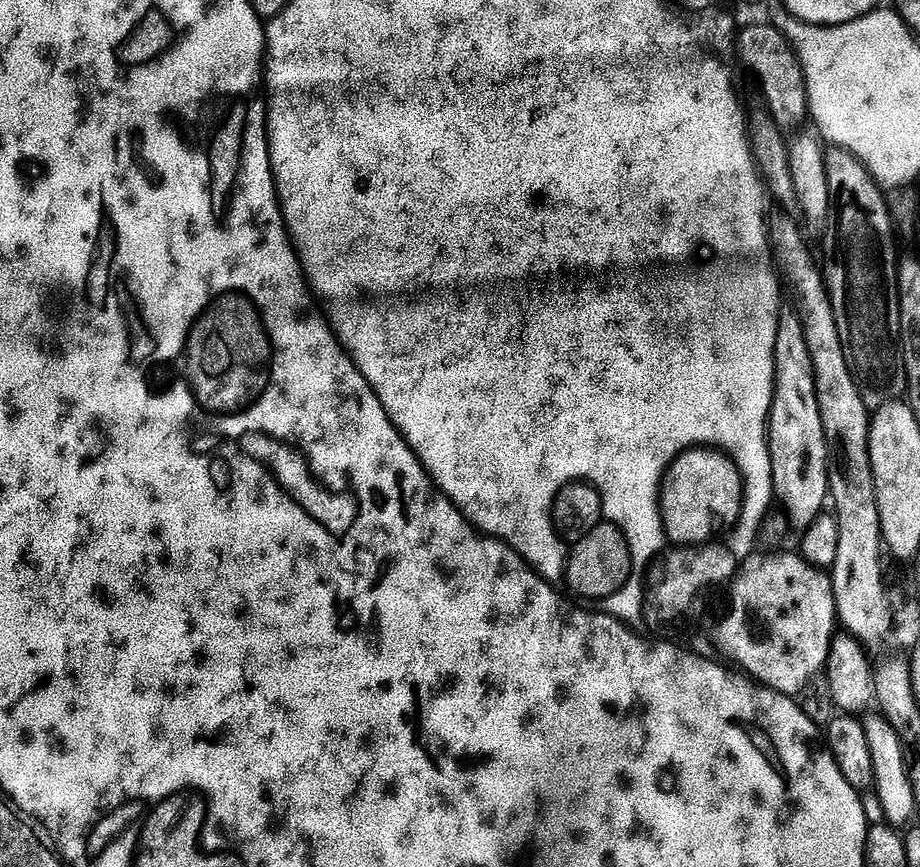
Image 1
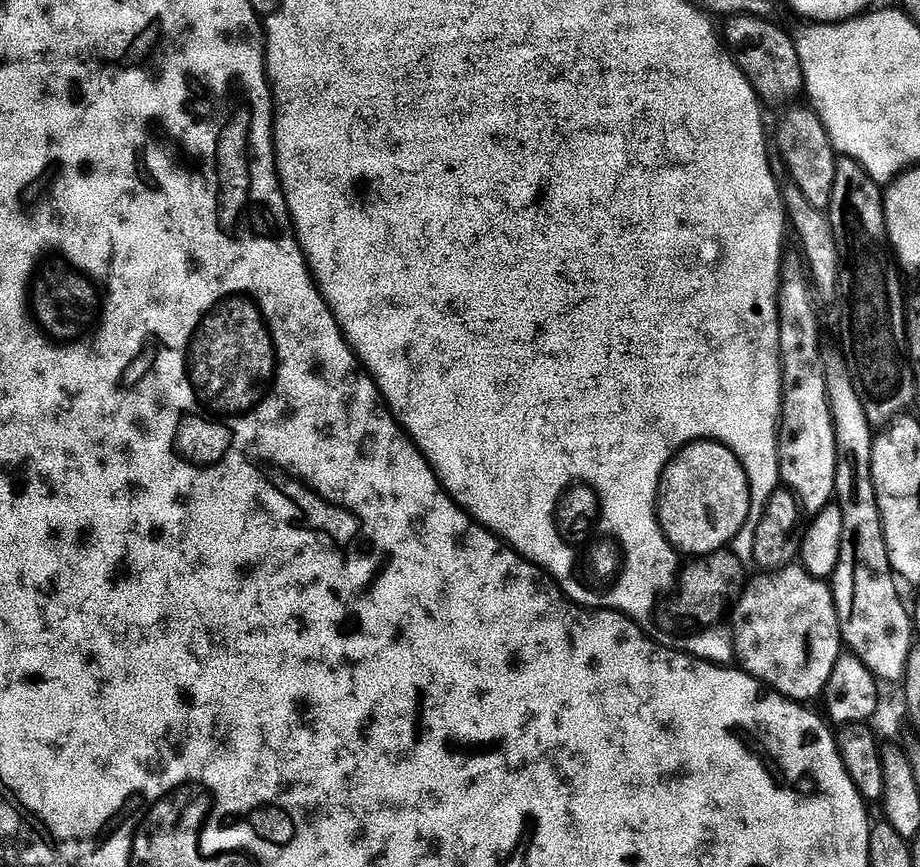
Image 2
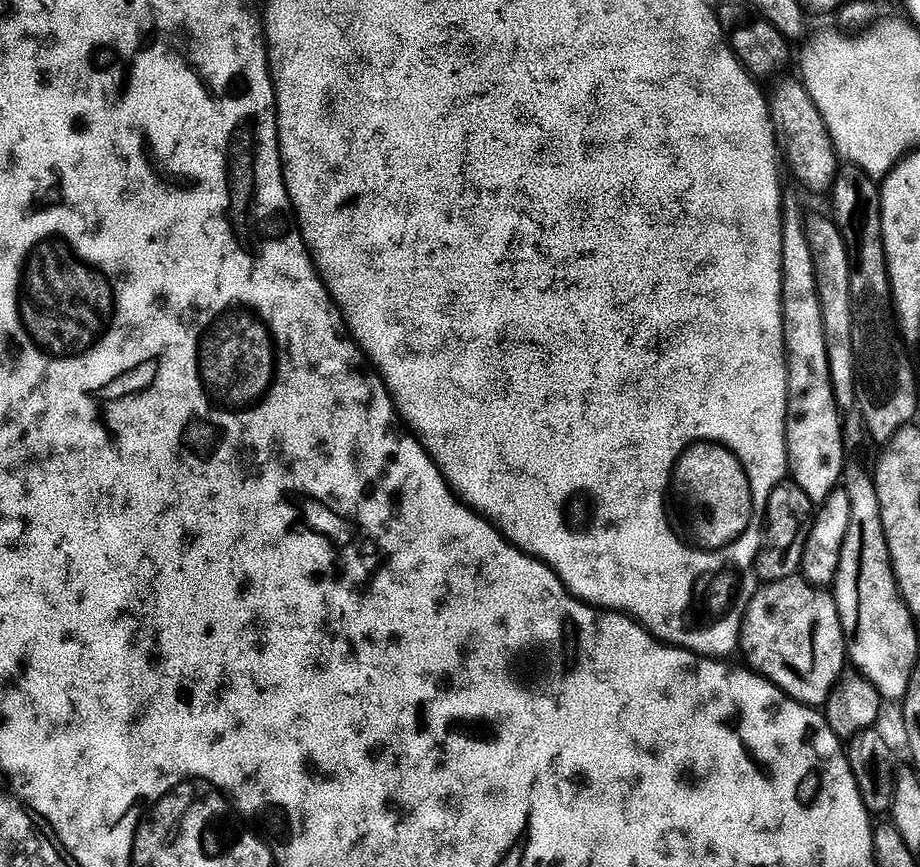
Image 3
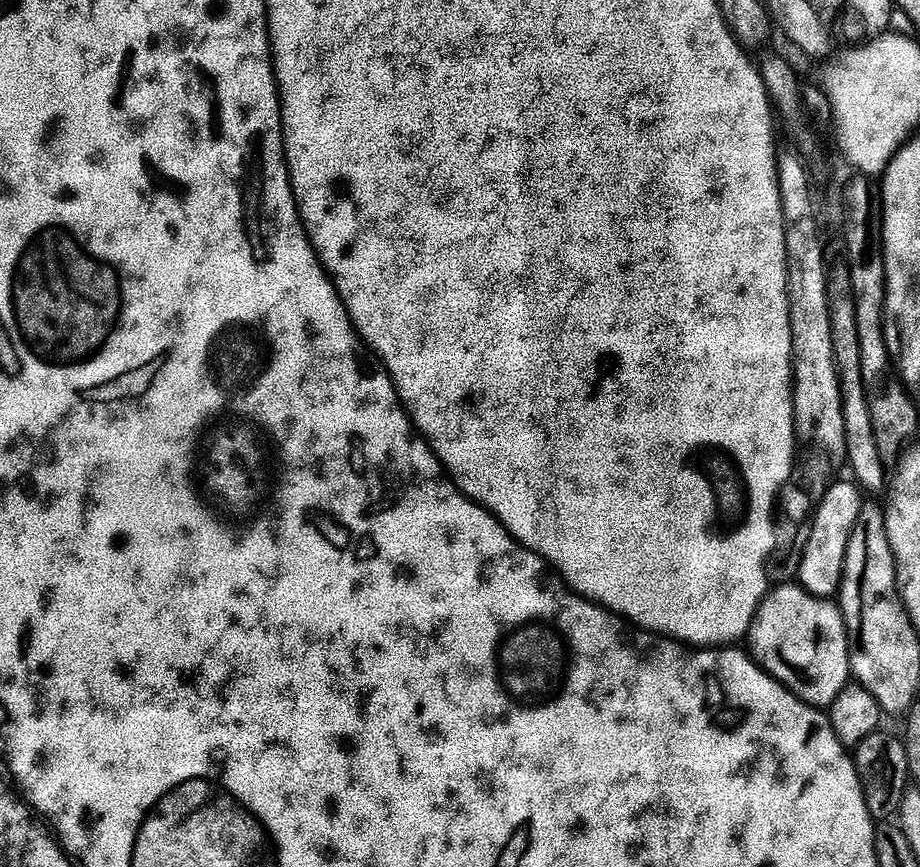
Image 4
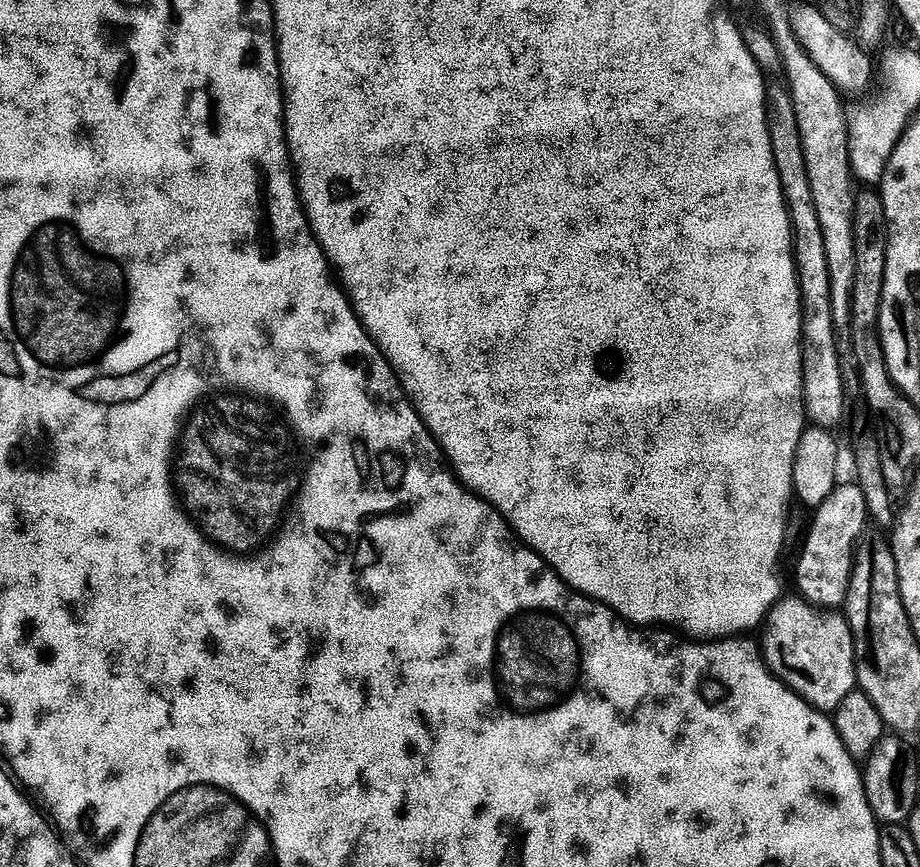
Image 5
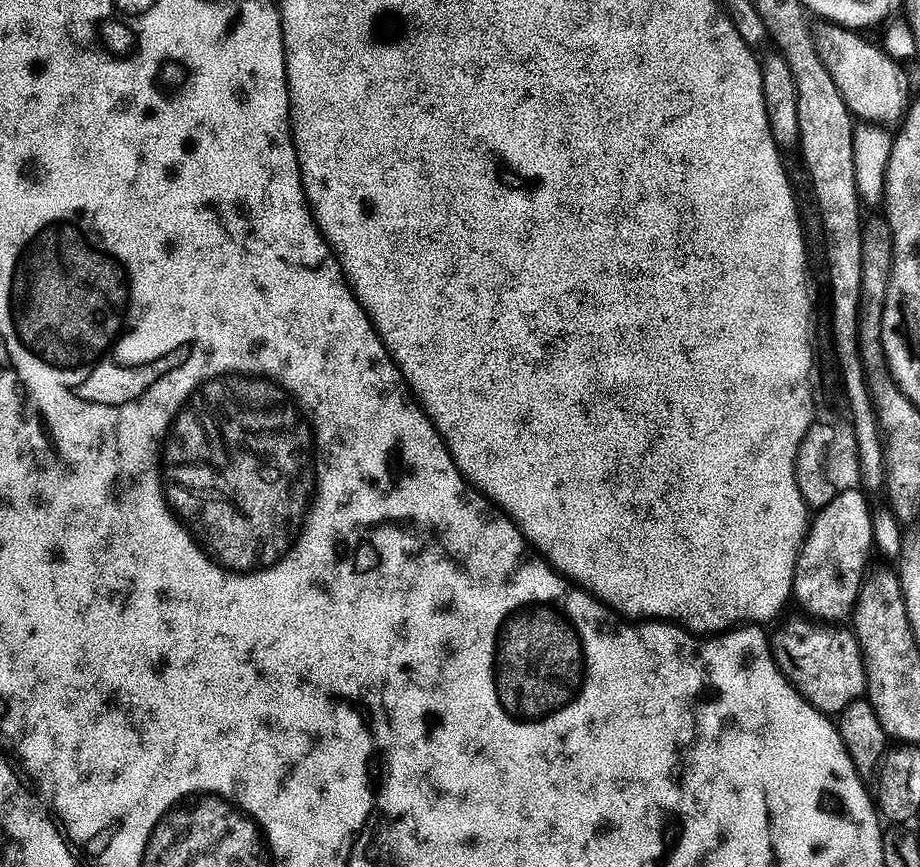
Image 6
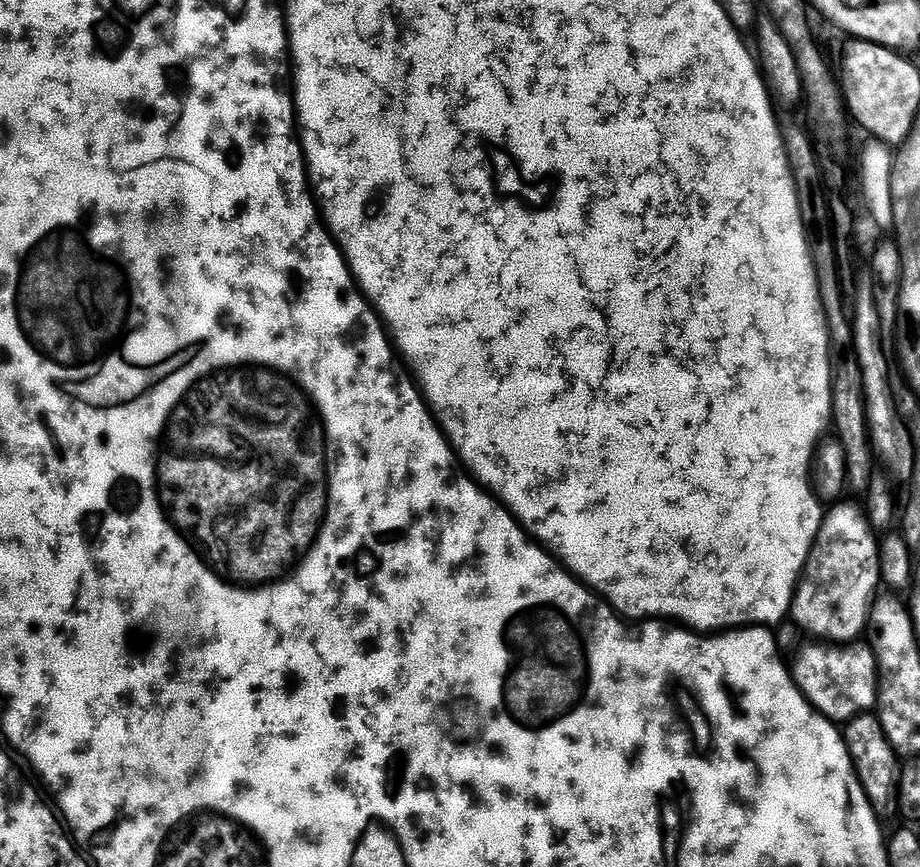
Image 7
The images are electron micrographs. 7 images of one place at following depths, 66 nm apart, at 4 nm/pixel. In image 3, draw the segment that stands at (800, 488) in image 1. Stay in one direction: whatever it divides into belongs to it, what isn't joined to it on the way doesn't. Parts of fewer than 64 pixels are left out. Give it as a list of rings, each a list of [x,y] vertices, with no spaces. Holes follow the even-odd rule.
[[[796,200],[783,201],[783,340],[788,366],[788,425],[786,426],[786,450],[790,479],[802,490],[813,505],[824,503],[831,492],[841,487],[846,463],[846,445],[842,408],[836,404],[834,387],[831,385],[830,362],[826,353],[825,324],[822,322],[821,300],[817,294],[816,271],[810,244],[806,241],[804,210]]]

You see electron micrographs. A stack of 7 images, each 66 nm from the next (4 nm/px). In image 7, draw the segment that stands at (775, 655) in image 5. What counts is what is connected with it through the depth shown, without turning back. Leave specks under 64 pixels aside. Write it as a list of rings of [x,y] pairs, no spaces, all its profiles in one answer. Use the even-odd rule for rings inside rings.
[[[812,642],[808,644],[793,660],[790,660],[790,671],[800,692],[812,704],[821,716],[828,717],[833,722],[847,722],[853,716],[859,716],[875,709],[878,704],[878,673],[876,659],[871,647],[864,642],[856,642],[845,646],[840,642]]]

